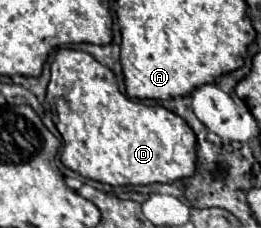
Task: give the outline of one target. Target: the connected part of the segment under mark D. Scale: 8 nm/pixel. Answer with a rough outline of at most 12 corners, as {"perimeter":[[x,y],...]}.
{"perimeter":[[56,52],[60,160],[110,186],[182,180],[196,134],[120,94],[88,52]]}

